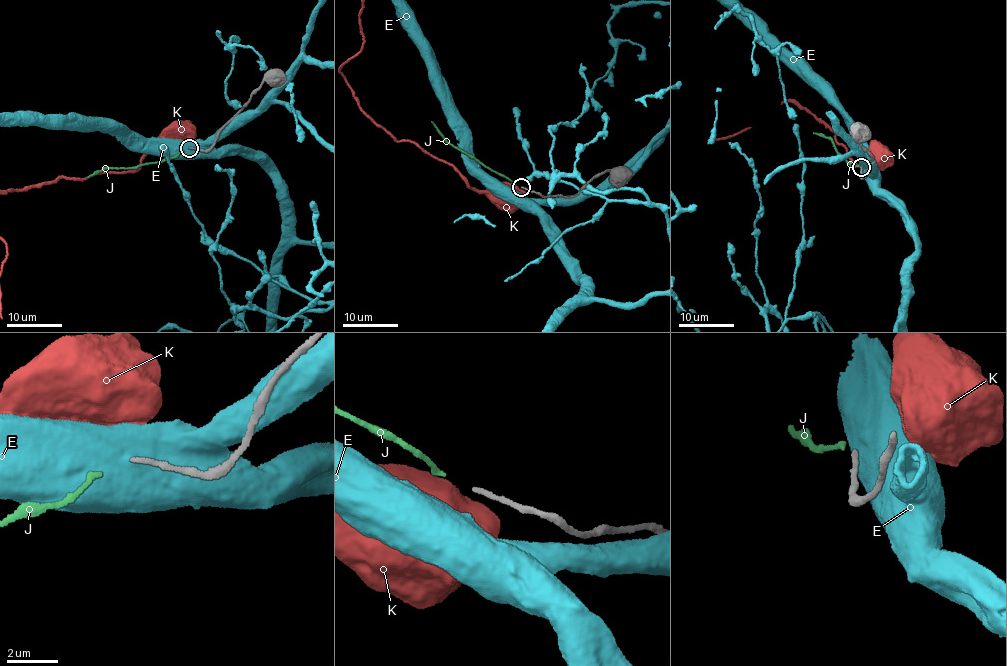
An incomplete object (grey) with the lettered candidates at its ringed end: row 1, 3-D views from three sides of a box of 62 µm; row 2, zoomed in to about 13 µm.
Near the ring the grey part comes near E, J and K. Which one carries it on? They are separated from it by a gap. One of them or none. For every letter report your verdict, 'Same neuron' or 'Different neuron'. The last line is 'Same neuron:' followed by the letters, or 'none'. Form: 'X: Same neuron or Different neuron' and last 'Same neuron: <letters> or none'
E: Different neuron
J: Same neuron
K: Different neuron
Same neuron: J

